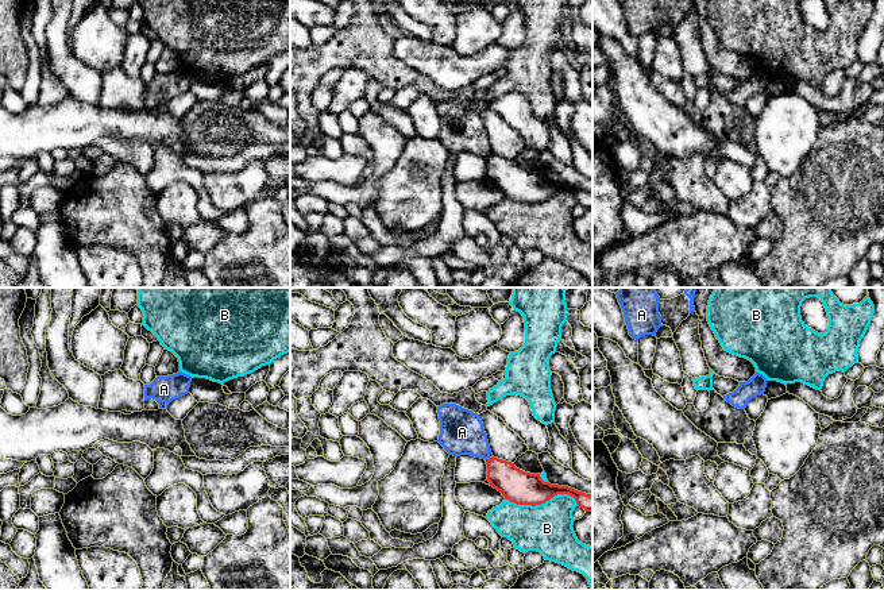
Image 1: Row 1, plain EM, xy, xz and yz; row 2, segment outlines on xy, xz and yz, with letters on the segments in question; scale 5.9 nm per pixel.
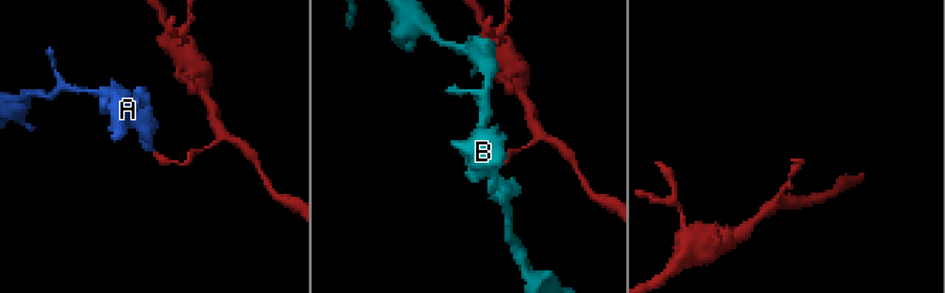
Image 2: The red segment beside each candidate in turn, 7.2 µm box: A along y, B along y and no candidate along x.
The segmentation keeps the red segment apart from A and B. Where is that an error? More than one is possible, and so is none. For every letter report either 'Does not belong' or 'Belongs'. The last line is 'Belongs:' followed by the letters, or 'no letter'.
A: Does not belong
B: Does not belong
Belongs: no letter

